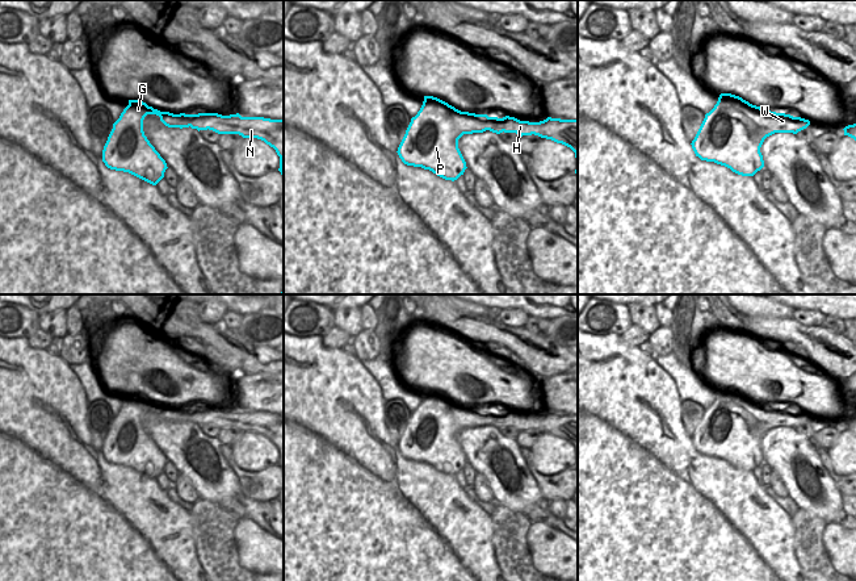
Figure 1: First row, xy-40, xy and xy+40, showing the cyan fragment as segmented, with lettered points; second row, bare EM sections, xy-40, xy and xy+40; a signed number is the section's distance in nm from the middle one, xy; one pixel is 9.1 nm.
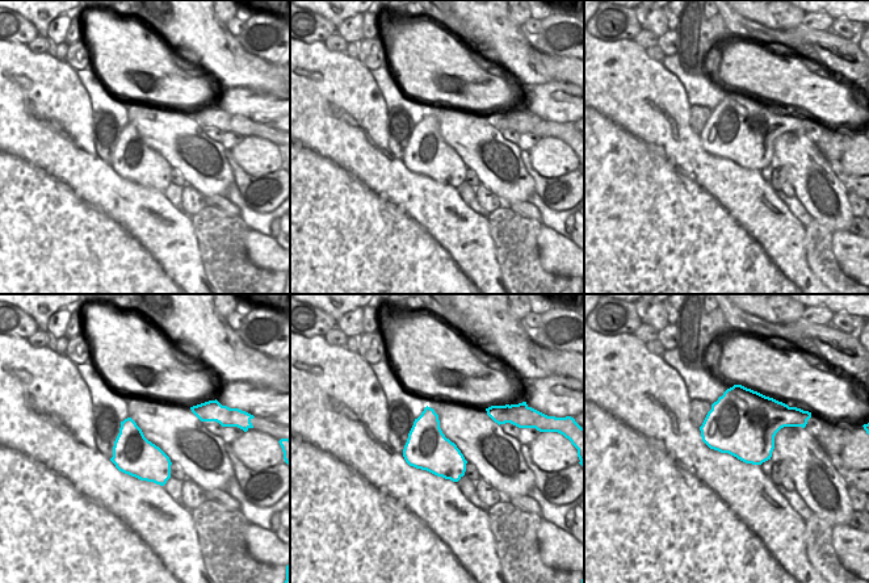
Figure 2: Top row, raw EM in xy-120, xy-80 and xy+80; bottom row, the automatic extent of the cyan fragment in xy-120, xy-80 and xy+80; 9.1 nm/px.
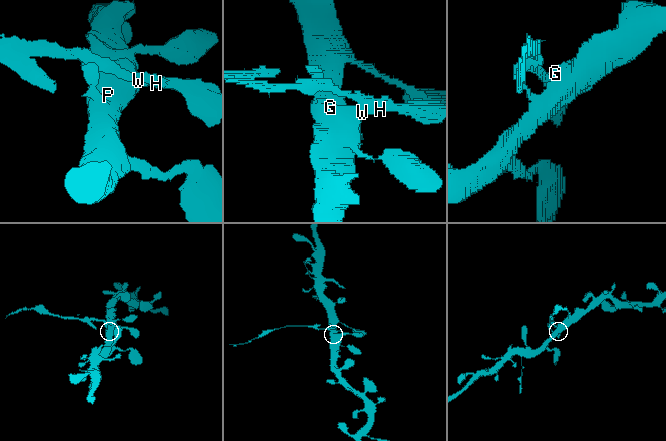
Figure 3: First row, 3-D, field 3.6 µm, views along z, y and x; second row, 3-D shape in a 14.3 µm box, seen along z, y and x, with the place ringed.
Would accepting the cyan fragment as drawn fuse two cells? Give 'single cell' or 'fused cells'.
fused cells

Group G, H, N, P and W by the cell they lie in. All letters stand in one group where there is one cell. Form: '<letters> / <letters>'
G P W / H N

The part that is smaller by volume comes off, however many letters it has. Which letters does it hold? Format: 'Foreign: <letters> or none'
Foreign: H, N

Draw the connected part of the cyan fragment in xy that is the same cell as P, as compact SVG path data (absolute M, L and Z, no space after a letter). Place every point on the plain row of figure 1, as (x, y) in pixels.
M424 390L423 400L411 413L396 447L404 459L429 464L454 476L467 463L458 434L463 429L486 425L503 427L503 414L461 406L437 392Z

